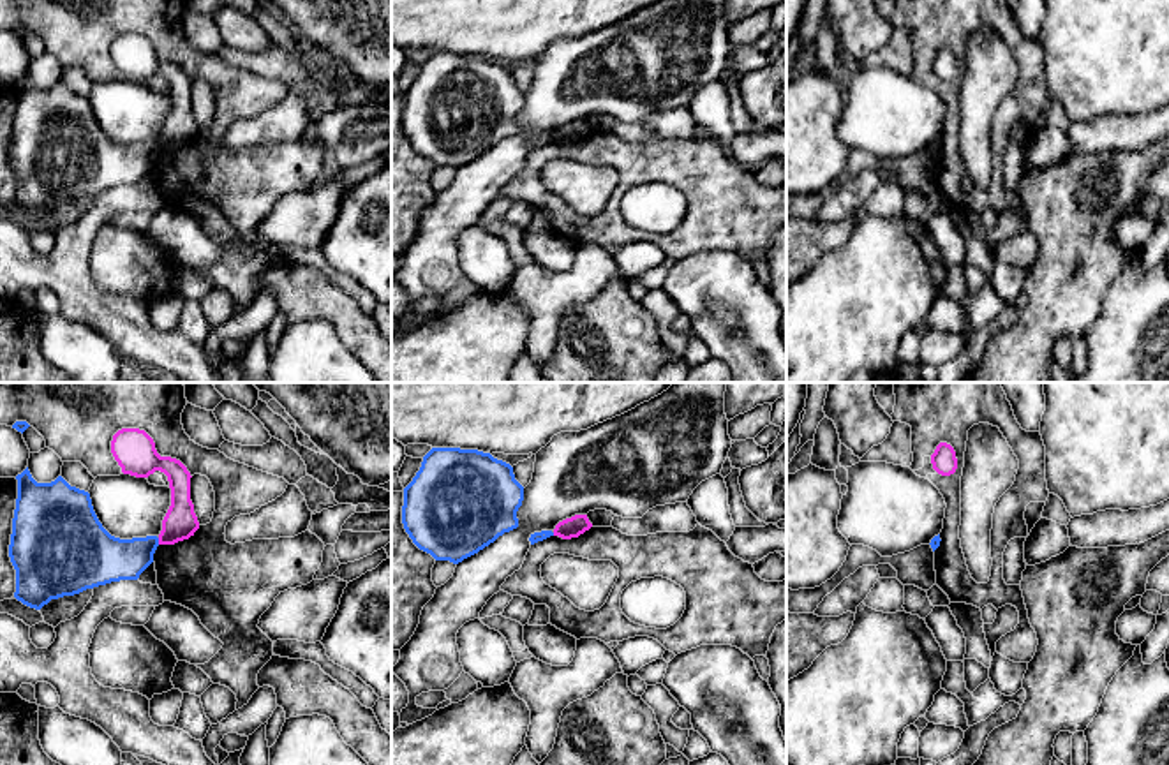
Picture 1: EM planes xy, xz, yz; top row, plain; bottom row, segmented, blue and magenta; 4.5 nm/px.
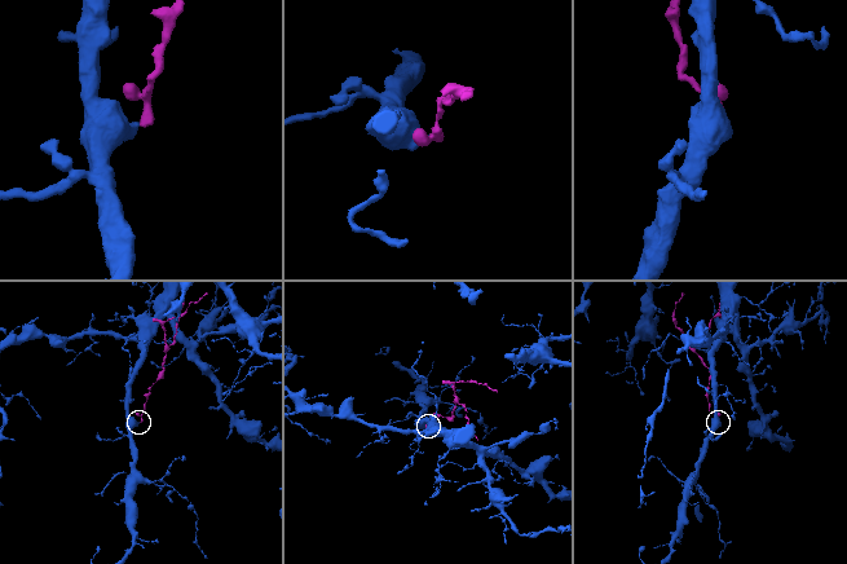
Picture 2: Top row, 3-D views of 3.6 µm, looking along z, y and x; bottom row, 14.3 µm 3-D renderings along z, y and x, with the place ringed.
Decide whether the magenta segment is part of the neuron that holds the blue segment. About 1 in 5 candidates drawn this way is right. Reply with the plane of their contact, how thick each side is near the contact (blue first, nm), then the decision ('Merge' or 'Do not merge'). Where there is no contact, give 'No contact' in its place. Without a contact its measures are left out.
Touches blue in xy. Thickness 220 nm (blue) against 160 nm. Do not merge

